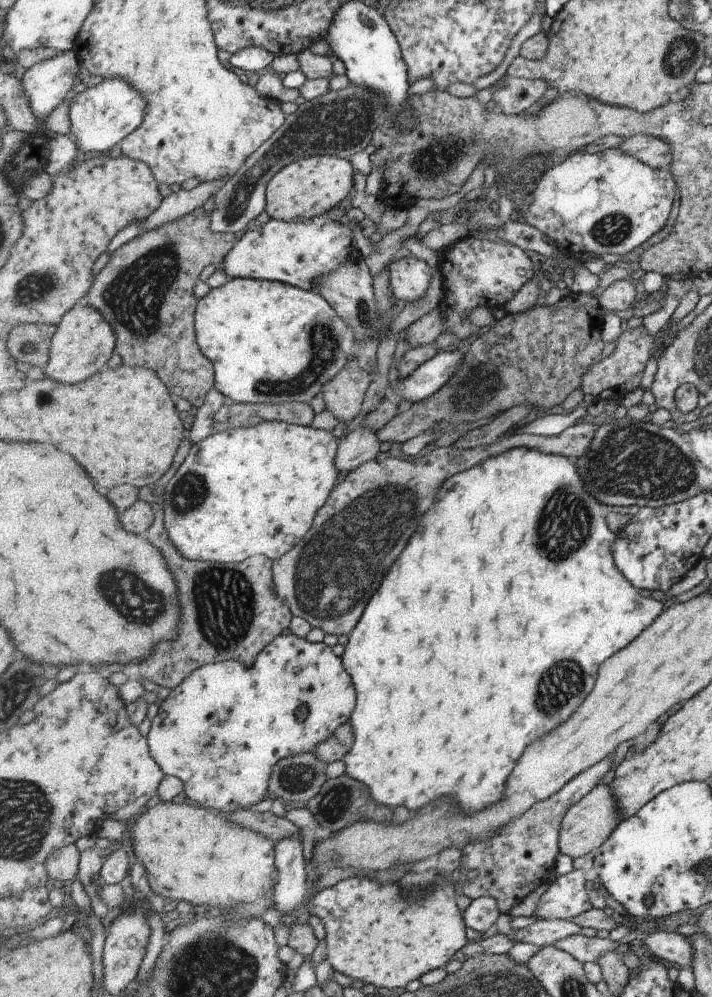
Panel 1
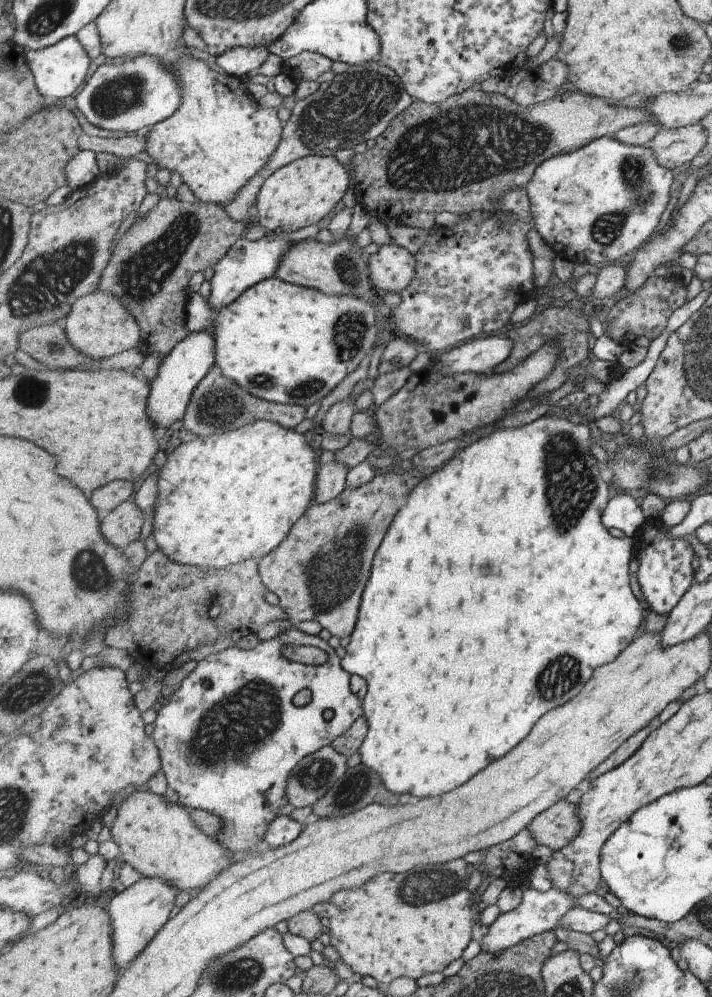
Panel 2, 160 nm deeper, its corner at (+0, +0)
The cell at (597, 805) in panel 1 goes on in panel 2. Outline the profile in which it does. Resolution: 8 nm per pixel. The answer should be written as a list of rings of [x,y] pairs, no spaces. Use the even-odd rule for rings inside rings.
[[[559,801],[541,815],[536,816],[529,825],[533,838],[538,844],[556,851],[566,847],[582,830],[581,813],[578,804]]]

